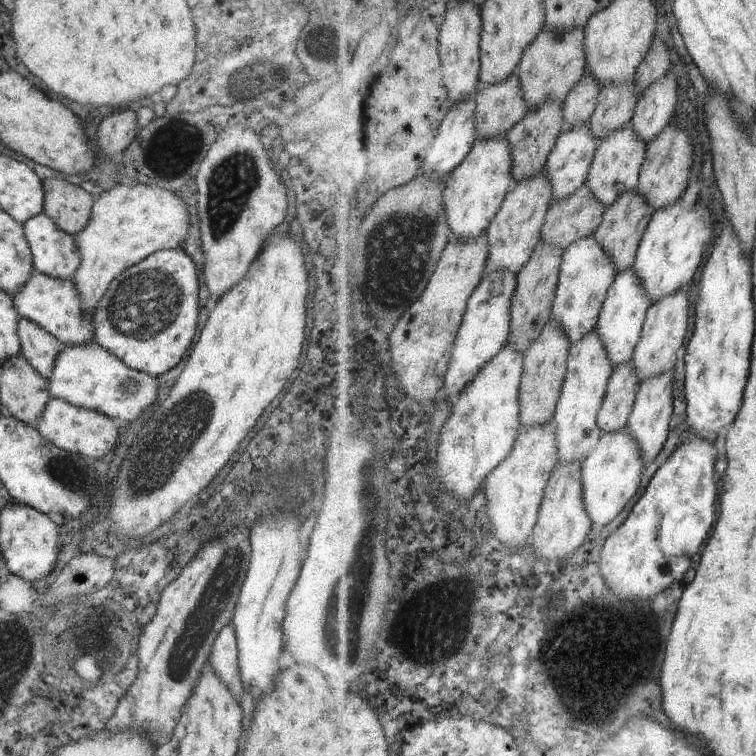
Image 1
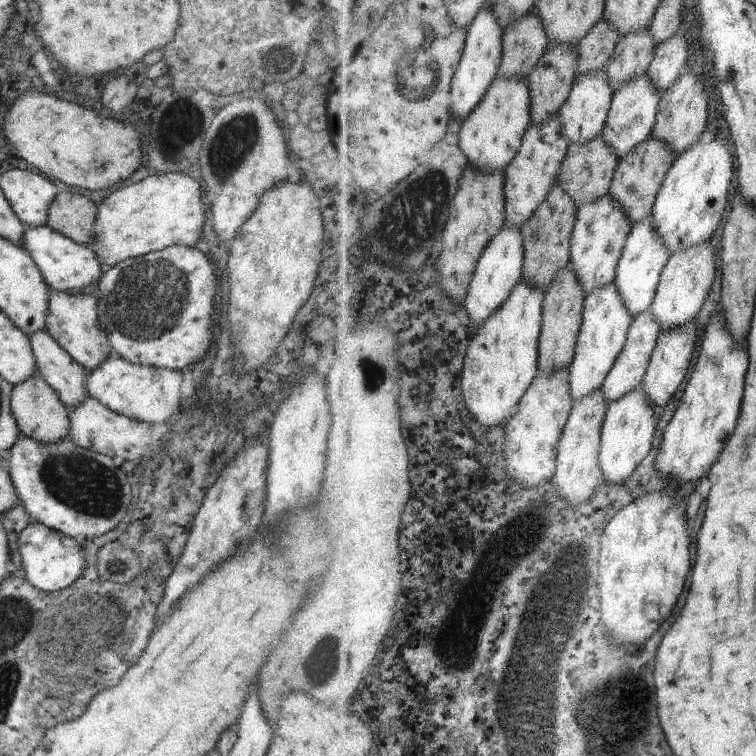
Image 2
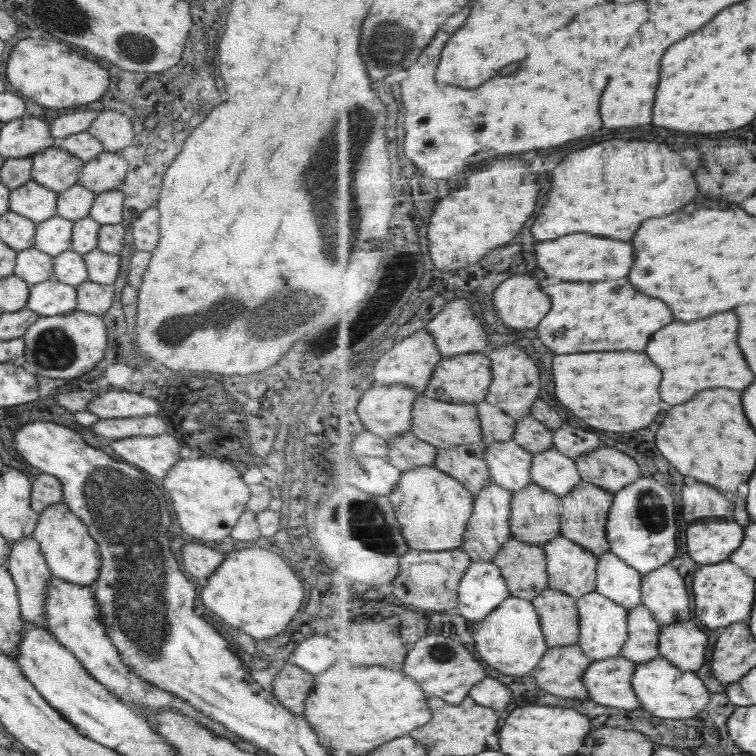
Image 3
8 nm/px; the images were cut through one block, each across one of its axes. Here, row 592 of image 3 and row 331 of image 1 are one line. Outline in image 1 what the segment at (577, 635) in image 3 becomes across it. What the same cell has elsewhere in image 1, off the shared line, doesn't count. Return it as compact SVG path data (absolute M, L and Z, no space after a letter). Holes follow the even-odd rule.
M550 320L544 327L541 337L527 350L521 388L524 425L545 425L554 420L569 373L573 345L569 334L560 325Z

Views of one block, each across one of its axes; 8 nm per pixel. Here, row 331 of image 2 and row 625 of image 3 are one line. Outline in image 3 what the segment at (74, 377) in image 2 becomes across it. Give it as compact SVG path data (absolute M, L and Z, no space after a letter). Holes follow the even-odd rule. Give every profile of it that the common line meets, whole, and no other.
M33 536L20 538L10 544L10 555L8 555L7 569L17 586L19 607L21 618L29 623L34 623L38 627L46 628L46 591L48 591L48 579L52 579L52 574L46 564L44 555L40 552L40 543Z

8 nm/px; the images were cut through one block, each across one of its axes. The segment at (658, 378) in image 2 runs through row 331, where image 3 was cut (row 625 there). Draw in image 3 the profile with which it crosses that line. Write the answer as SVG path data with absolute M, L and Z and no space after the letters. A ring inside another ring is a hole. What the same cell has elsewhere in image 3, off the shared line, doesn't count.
M692 620L662 625L661 657L687 672L704 668L710 650L708 634Z

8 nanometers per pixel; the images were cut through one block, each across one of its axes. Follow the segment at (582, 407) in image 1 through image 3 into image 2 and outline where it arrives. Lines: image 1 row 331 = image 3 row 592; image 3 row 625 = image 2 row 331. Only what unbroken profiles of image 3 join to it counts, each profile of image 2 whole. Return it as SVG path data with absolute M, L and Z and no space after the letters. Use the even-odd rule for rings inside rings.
M610 282L608 286L602 286L587 295L579 348L571 366L572 394L575 400L582 400L594 394L607 381L608 374L615 368L616 361L624 352L635 318L631 308L624 302L624 296L616 282Z

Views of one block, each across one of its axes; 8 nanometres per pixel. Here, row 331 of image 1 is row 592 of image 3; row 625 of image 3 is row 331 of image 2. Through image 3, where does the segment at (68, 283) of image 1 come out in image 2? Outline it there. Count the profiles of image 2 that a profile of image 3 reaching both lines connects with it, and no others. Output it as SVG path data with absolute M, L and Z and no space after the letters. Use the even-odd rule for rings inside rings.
M50 290L45 331L87 371L96 370L113 354L101 328L96 299L91 294L64 294Z

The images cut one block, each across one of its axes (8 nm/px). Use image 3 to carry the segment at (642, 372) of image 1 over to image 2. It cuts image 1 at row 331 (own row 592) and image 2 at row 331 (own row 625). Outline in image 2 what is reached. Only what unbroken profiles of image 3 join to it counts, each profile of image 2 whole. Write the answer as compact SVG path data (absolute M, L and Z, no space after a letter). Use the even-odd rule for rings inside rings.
M710 241L671 256L652 305L652 312L656 314L656 320L662 324L662 331L678 330L680 326L686 326L688 322L698 318L718 278L716 268L718 268L716 267L716 252Z

